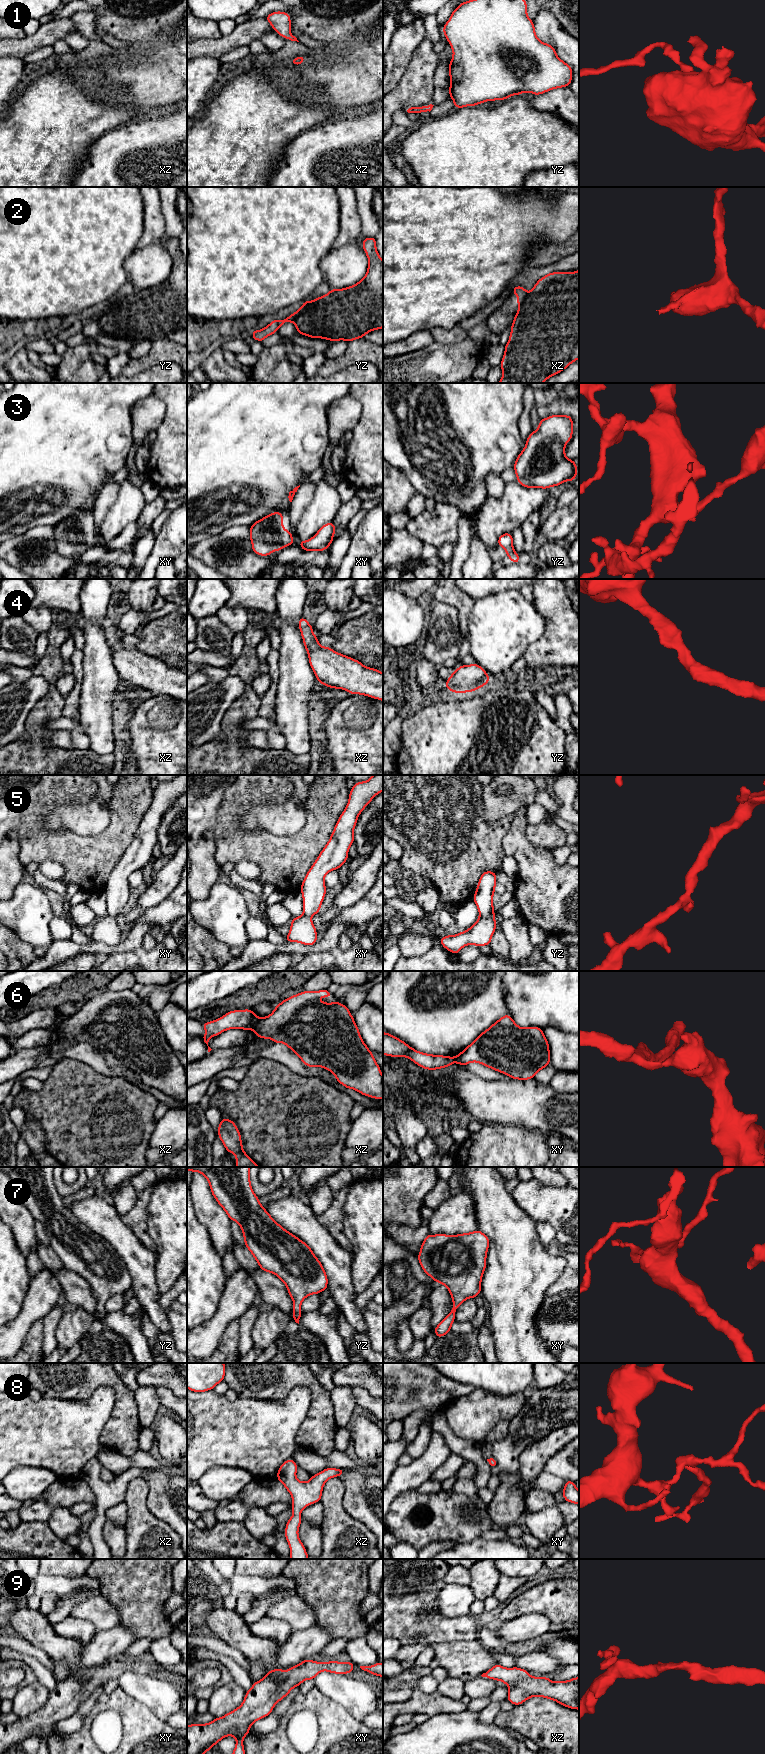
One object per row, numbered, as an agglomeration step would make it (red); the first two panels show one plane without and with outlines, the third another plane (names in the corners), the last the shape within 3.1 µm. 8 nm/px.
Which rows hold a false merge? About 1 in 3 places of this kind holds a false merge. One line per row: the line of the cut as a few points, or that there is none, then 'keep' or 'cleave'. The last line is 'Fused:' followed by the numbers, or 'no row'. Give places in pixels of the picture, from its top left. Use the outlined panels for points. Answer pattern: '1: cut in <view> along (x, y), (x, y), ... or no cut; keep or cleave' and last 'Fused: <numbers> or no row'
1: no cut; keep
2: cut in yz along (302, 305), (302, 311), (292, 321); cleave
3: no cut; keep
4: no cut; keep
5: no cut; keep
6: cut in xz along (258, 1018), (253, 1029); cleave
7: no cut; keep
8: no cut; keep
9: no cut; keep
Fused: 2, 6

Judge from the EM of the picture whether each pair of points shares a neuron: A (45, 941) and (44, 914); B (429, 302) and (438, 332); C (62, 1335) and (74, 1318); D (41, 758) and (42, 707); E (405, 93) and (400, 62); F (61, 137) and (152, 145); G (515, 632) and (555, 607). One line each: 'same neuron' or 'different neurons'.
A: same neuron
B: different neurons
C: same neuron
D: same neuron
E: different neurons
F: different neurons
G: different neurons

